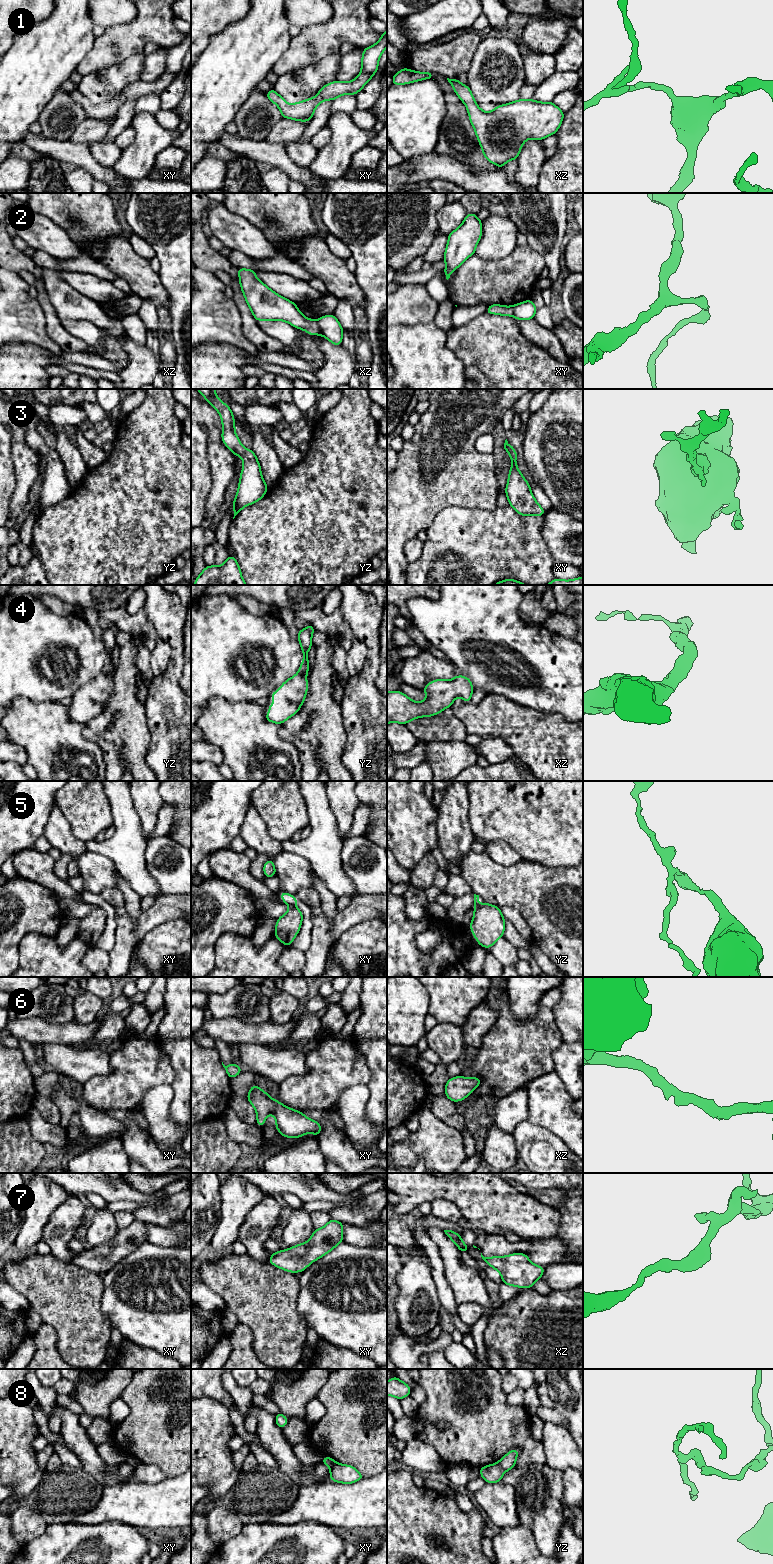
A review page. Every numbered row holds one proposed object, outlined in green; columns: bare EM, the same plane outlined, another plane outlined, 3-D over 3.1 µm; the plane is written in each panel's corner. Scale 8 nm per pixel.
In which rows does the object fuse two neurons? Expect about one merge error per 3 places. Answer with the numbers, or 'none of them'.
2, 5, 8

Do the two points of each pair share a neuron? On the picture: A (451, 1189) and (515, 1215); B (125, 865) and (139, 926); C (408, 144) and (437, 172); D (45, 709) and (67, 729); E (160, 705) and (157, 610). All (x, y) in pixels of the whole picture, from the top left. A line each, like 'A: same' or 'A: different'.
A: same
B: different
C: different
D: same
E: same

